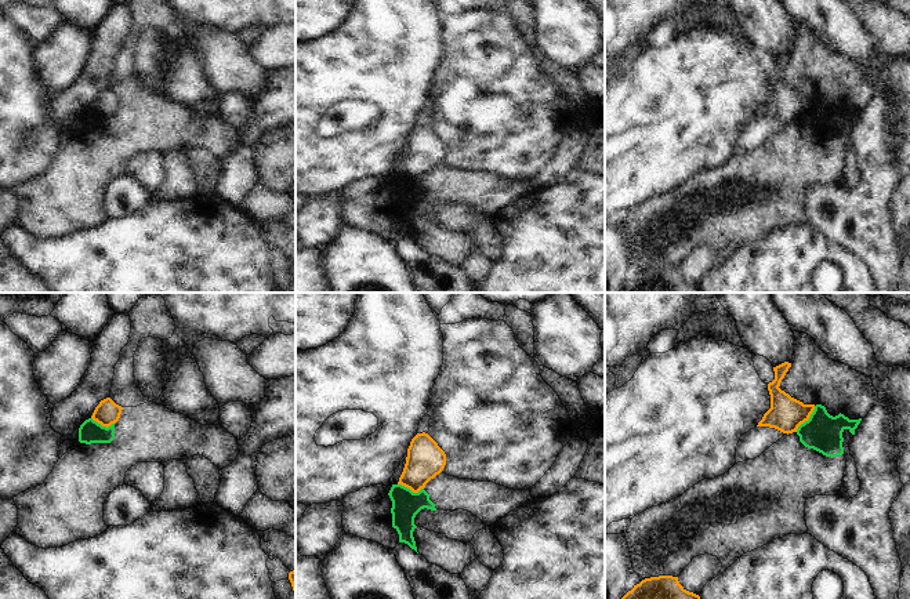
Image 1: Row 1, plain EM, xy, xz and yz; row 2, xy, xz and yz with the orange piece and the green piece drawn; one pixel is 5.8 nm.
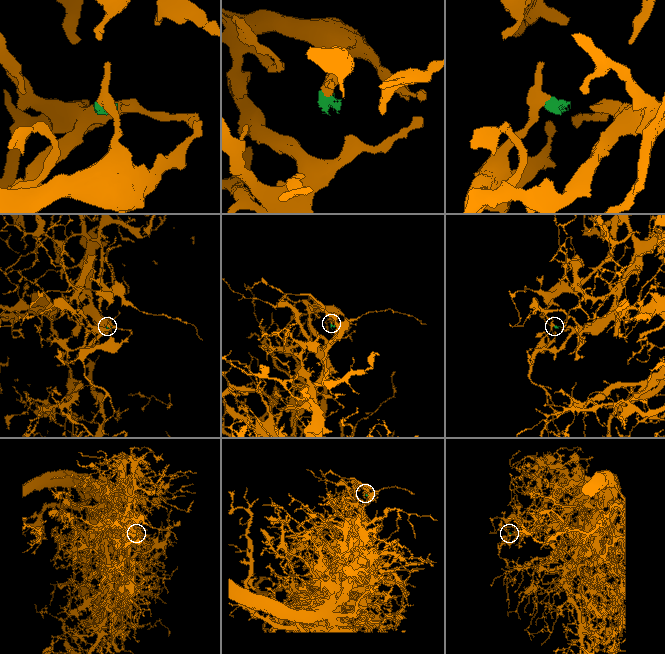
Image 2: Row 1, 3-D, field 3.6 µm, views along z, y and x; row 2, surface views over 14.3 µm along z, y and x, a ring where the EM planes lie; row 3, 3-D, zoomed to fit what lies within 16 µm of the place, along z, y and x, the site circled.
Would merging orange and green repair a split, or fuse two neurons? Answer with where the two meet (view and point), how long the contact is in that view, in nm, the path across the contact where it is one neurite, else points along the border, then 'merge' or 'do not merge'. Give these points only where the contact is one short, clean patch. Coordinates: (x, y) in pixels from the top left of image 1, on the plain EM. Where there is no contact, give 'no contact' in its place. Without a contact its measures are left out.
yz (807, 111) | 190 nm | along yz (815, 97), (811, 106), (796, 122) | do not merge

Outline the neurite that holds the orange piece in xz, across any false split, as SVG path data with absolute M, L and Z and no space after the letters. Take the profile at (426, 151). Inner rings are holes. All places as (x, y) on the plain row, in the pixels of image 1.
M425 123L417 124L407 139L406 155L398 175L418 184L439 166L446 156L446 145Z

